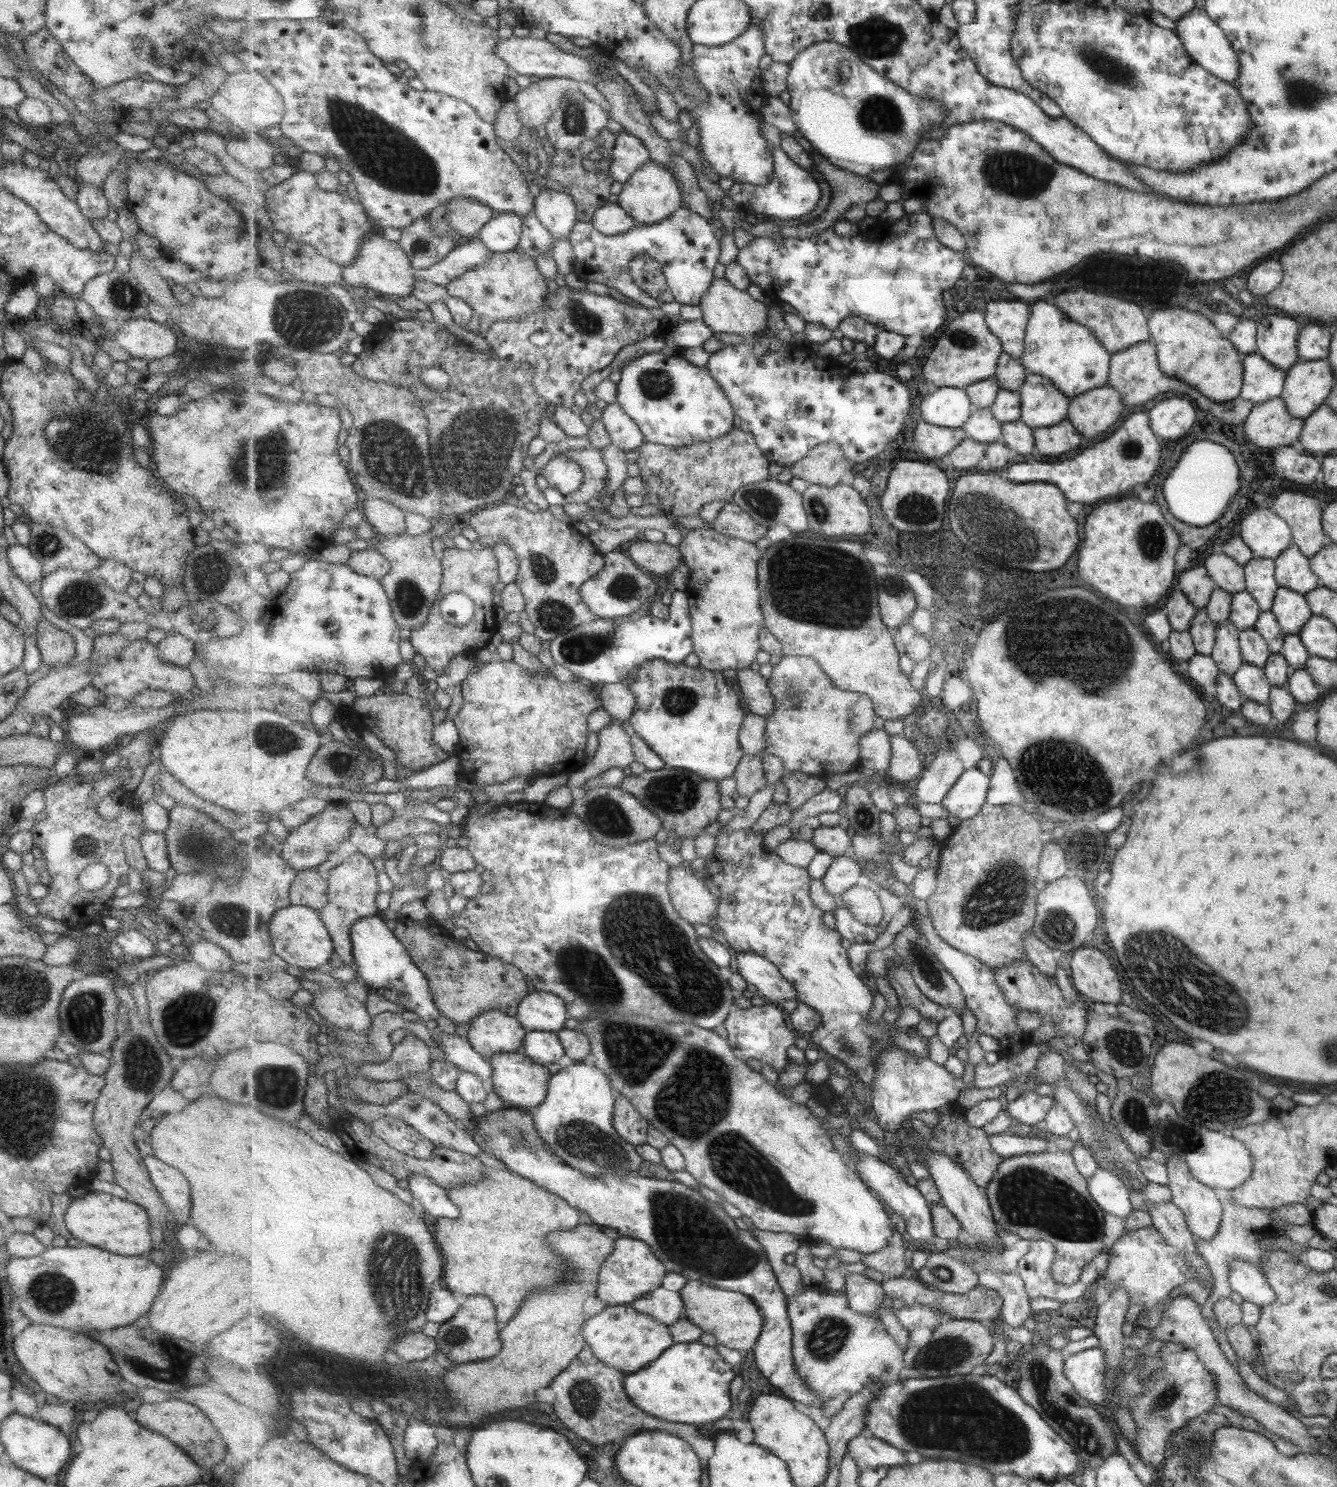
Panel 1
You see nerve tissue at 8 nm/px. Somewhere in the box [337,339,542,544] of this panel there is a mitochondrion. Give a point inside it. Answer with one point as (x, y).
(475, 461)

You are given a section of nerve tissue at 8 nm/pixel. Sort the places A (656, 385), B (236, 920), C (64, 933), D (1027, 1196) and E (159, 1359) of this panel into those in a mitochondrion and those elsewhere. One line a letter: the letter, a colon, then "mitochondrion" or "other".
A: mitochondrion
B: mitochondrion
C: other
D: mitochondrion
E: mitochondrion

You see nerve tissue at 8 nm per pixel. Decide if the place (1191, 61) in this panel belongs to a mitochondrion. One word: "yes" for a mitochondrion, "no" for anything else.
no

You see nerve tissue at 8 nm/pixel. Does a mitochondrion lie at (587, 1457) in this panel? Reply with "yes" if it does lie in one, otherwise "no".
no

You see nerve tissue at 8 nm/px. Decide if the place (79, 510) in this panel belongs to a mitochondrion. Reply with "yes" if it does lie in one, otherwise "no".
no

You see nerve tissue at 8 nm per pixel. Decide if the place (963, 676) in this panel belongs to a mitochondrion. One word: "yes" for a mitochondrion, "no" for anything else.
no

